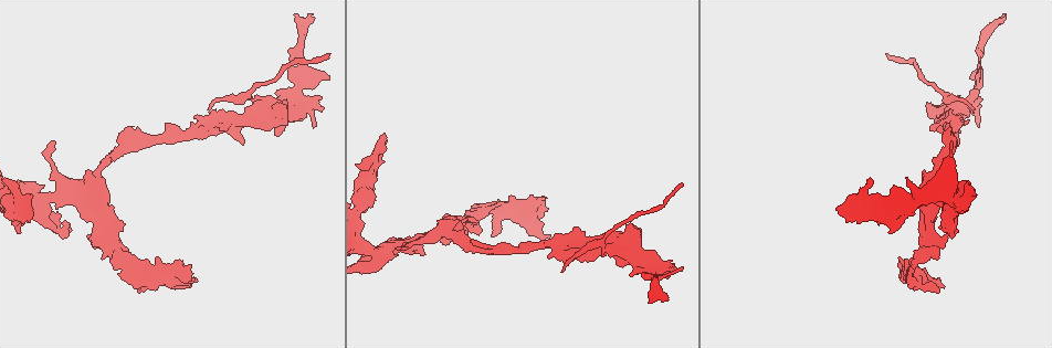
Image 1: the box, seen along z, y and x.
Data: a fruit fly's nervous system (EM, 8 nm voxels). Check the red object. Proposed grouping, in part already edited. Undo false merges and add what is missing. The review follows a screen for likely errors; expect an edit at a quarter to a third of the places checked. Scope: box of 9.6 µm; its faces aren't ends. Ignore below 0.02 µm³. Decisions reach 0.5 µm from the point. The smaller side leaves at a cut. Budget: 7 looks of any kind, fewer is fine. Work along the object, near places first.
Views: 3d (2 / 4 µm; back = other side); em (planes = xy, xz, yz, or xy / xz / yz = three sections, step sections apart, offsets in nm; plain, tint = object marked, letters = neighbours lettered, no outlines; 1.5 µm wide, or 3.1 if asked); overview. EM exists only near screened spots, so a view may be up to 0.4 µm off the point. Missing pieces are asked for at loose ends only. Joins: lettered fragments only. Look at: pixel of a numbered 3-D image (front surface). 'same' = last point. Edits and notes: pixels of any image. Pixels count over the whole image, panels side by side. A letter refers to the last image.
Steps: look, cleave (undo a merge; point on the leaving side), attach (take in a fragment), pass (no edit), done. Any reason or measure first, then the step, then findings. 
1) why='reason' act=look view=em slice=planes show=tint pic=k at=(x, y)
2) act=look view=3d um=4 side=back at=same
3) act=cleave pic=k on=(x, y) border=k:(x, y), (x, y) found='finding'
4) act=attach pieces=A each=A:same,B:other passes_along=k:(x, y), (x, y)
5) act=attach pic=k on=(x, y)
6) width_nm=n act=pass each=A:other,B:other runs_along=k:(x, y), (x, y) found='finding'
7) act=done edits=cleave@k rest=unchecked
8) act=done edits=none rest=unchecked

why='branch stops here' act=look view=em slice=xy step=4 show=tint pic=1 at=(631, 225)

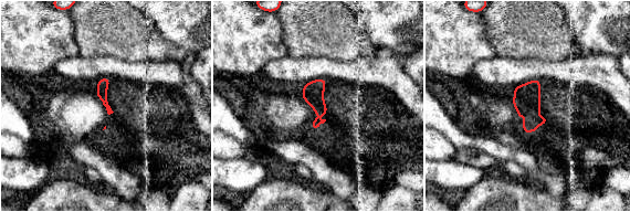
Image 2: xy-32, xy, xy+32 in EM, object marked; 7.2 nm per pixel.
why='another direction' act=look view=em slice=yz step=4 show=letters at=same

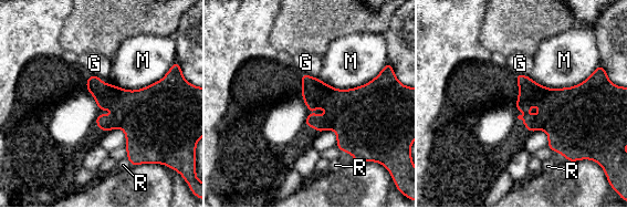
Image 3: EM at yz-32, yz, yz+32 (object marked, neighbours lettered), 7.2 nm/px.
width_nm=280 act=pass each=G:other,M:other,R:other border=3:(593, 71), (572, 86), (535, 82) found='none of them fits'

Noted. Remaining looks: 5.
why='branch stops here' act=look view=3d um=4 pic=1 at=(906, 263)

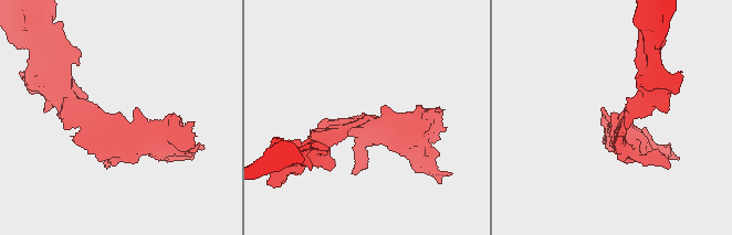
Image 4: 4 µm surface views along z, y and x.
why='need the tissue' act=look view=em slice=planes show=letters pic=4 at=(615, 117)

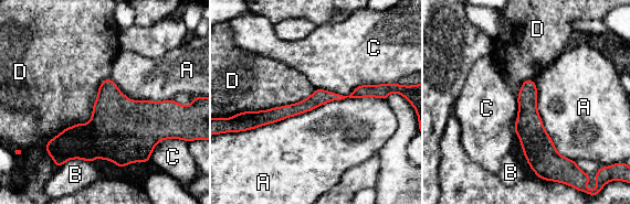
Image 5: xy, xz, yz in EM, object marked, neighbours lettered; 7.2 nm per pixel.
width_nm=120 act=pass each=A:other,B:other,C:other,D:other border=5:(108, 77), (92, 118), (46, 141) found='no lettered fragment goes on from it'

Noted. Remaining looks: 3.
why='thick end' act=look view=em slice=xy step=8 show=letters pic=1 at=(835, 209)

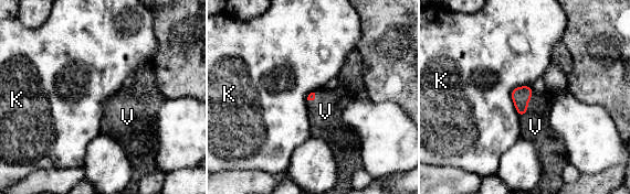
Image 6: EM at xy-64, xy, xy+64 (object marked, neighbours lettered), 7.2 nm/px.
longest_contact=K:260nm act=attach pieces=V each=K:other,V:same passes_along=6:(521, 96), (526, 105), (535, 127) found='it goes on there'

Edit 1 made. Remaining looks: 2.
act=done edits=attach@6 rest=unchecked

